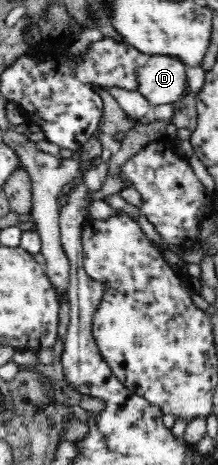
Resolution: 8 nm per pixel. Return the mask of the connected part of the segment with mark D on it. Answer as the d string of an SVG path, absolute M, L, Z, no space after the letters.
M152 55L136 71L137 92L154 106L174 104L186 93L186 67L181 60Z

